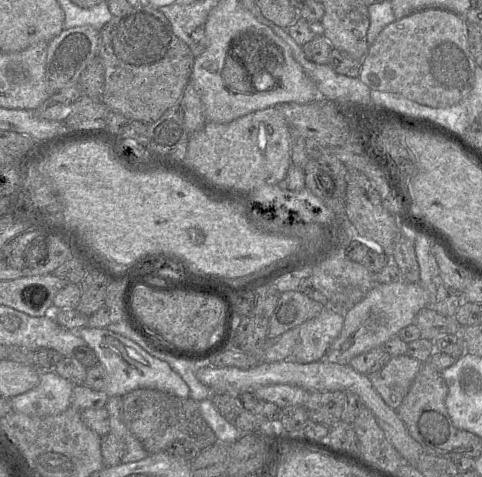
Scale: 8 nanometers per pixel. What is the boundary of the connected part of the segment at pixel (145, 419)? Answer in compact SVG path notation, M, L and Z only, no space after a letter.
M136 389L121 396L123 423L149 454L164 451L175 441L187 441L199 450L216 444L217 437L203 418L199 402L155 389Z

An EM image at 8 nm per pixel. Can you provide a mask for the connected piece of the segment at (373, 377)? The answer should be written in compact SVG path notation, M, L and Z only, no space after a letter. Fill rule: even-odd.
M393 356L378 372L367 374L384 402L396 410L407 395L422 363L410 356Z

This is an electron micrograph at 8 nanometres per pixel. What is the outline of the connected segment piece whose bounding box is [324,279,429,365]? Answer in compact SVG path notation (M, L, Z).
M403 279L389 284L375 283L361 301L344 312L343 328L329 346L324 359L331 363L348 365L352 358L381 347L398 335L402 328L414 323L417 313L428 305L429 293L419 283L410 283Z

